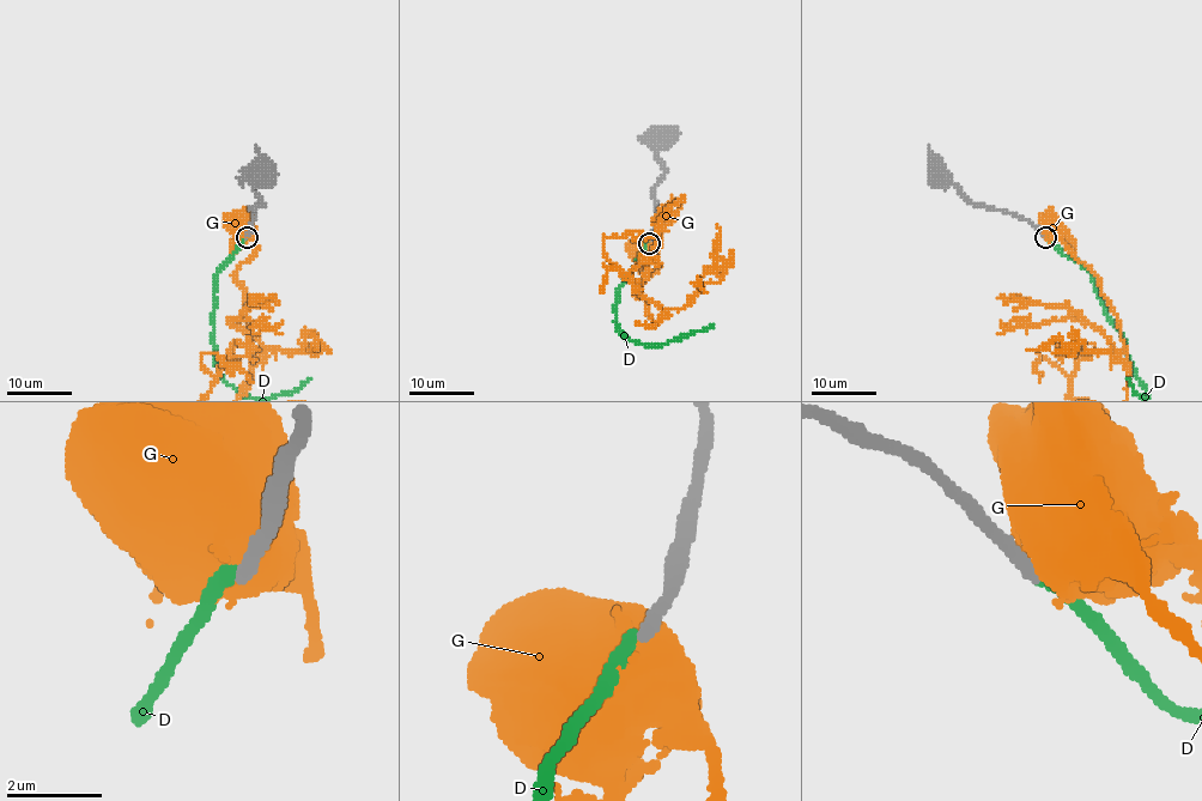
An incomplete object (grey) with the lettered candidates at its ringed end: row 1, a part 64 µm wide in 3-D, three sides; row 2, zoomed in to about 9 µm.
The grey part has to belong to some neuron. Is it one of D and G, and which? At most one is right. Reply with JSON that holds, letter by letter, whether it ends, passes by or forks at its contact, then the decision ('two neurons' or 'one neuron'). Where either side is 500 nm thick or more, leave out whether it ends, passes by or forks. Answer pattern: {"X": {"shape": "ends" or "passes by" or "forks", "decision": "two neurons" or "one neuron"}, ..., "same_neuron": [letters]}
{"D": {"shape": "ends", "decision": "two neurons"}, "G": {"decision": "two neurons"}, "same_neuron": []}

